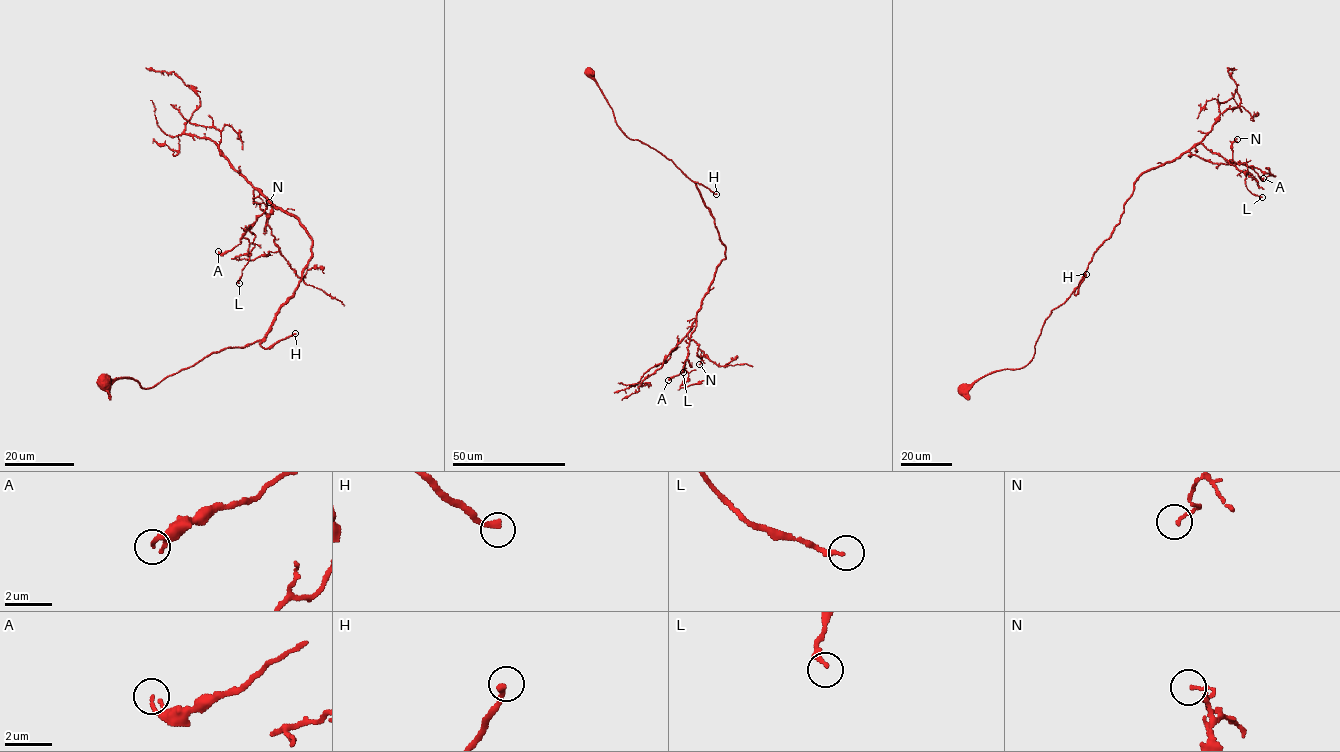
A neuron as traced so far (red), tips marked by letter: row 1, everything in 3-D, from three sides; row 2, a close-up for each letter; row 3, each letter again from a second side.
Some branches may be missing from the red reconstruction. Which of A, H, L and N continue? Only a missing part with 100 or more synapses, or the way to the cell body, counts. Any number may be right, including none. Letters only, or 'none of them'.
H

